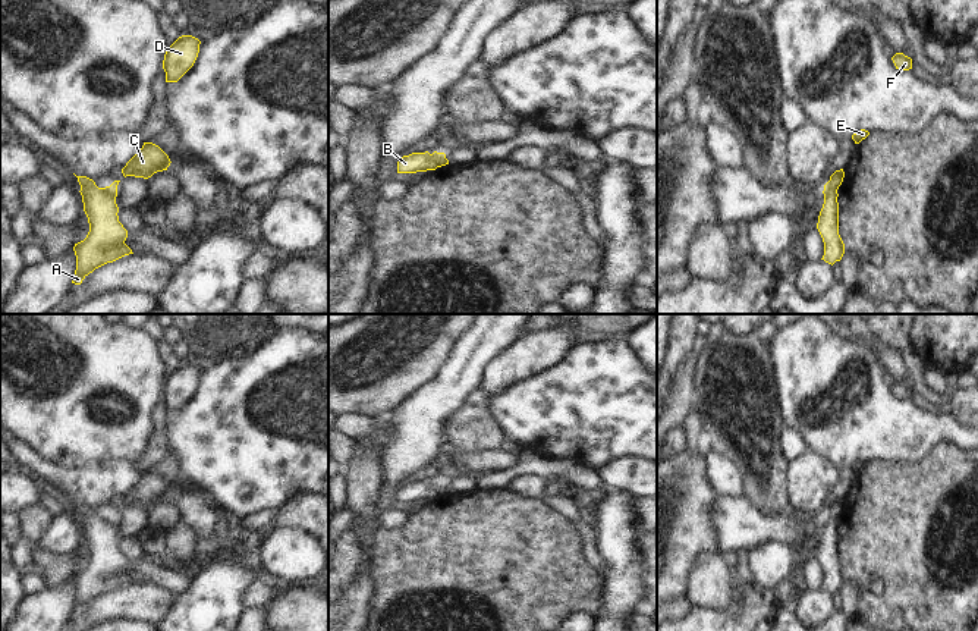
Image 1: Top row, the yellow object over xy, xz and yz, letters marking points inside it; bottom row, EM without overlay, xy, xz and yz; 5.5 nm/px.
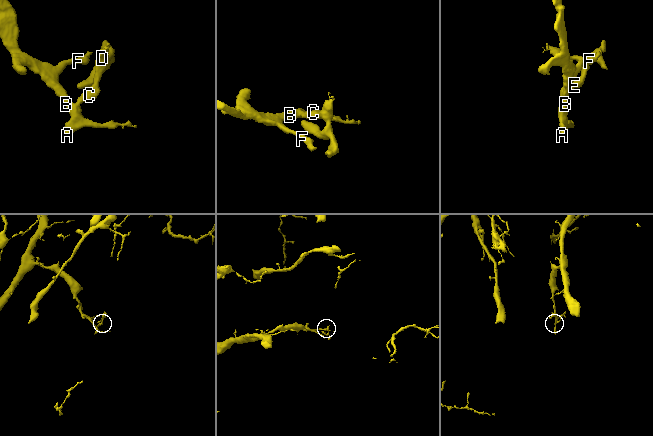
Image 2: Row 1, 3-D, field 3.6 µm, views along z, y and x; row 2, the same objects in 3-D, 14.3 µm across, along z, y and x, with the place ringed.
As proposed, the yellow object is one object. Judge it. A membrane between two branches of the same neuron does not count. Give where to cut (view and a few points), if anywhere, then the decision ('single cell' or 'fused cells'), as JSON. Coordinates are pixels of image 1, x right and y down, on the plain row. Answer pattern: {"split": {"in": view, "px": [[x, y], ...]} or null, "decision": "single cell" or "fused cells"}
{"split": {"in": "yz", "px": [[824, 515], [836, 518]]}, "decision": "fused cells"}

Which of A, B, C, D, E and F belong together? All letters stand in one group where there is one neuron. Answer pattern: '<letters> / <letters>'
A B F / C D E

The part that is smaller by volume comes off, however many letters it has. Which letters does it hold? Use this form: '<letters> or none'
C, D, E

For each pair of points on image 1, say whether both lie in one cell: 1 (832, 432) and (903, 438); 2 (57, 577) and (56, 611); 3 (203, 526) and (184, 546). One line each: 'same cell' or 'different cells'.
1: same cell
2: different cells
3: different cells

